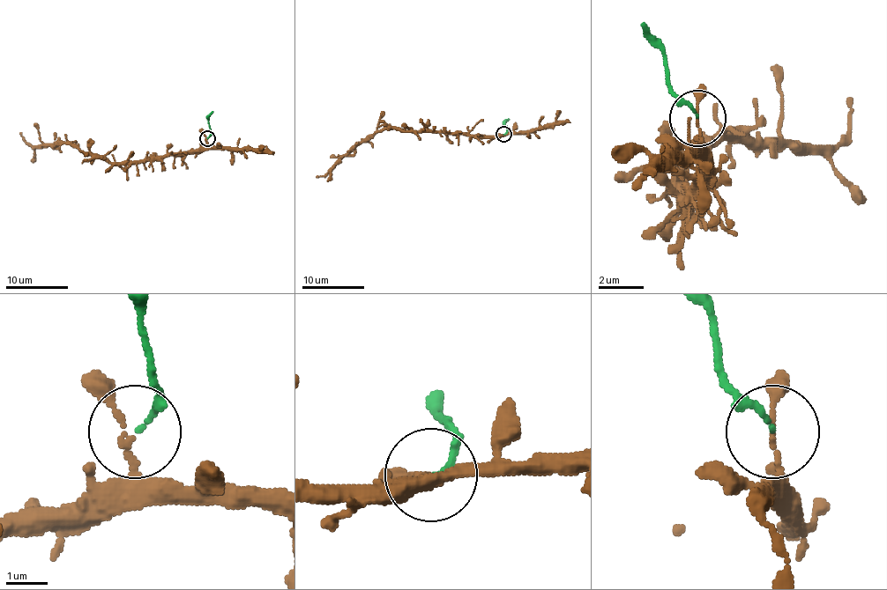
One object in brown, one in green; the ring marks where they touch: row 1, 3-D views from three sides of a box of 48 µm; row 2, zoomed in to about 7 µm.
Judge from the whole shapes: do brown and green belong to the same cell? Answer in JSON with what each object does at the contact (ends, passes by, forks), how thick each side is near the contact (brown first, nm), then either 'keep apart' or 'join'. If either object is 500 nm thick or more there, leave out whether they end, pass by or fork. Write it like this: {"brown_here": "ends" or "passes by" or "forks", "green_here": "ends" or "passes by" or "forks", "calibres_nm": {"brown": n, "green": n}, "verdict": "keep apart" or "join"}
{"brown_here": "passes by", "green_here": "ends", "calibres_nm": {"brown": 110, "green": 110}, "verdict": "keep apart"}

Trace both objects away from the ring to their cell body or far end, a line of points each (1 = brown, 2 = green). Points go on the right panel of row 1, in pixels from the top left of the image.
1: (696, 121), (701, 139), (701, 161), (690, 206), (679, 195), (684, 167), (712, 139), (837, 144), (853, 99)
2: (696, 116), (673, 93), (662, 43), (644, 20)

